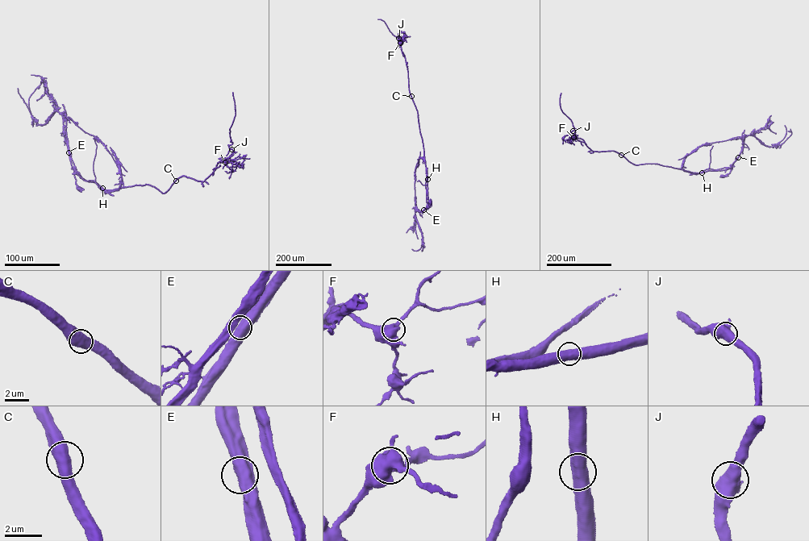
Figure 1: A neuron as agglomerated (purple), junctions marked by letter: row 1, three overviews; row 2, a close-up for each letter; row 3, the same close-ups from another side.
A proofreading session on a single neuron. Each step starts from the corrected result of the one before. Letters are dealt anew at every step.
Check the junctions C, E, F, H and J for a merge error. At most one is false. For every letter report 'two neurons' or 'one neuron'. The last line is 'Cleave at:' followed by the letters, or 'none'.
C: one neuron
E: one neuron
F: one neuron
H: one neuron
J: one neuron
Cleave at: none

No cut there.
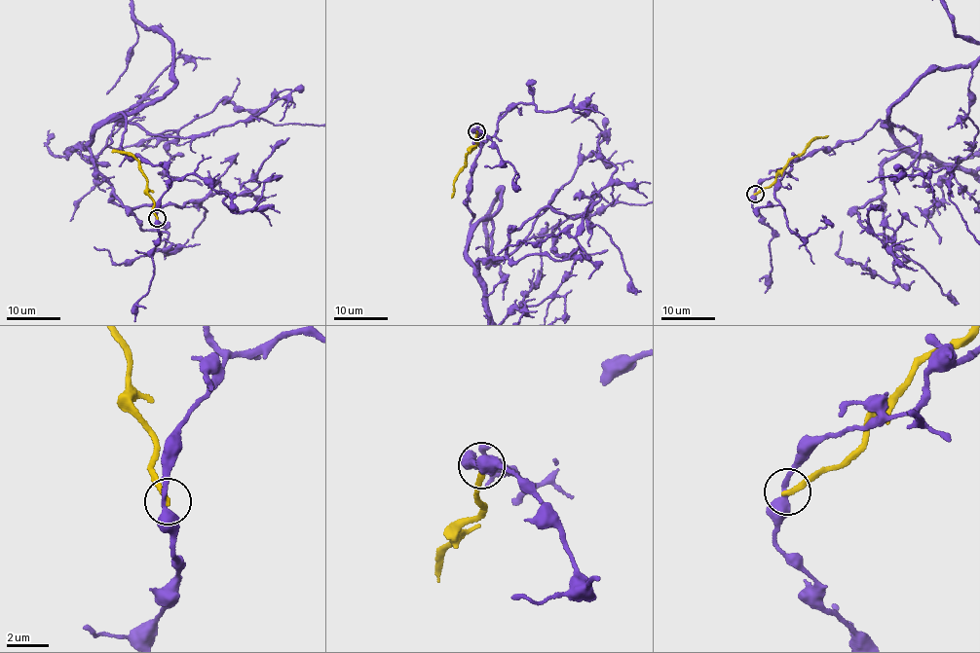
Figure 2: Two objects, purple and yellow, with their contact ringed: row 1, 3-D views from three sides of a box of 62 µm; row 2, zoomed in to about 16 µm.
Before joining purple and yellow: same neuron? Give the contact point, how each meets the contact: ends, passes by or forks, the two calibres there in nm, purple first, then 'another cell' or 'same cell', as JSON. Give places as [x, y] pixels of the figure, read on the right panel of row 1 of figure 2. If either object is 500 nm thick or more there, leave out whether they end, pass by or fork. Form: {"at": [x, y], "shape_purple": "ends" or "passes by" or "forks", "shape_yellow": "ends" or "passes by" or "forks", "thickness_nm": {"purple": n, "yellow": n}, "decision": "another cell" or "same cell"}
{"at": [755, 194], "shape_purple": "passes by", "shape_yellow": "ends", "thickness_nm": {"purple": 440, "yellow": 260}, "decision": "another cell"}

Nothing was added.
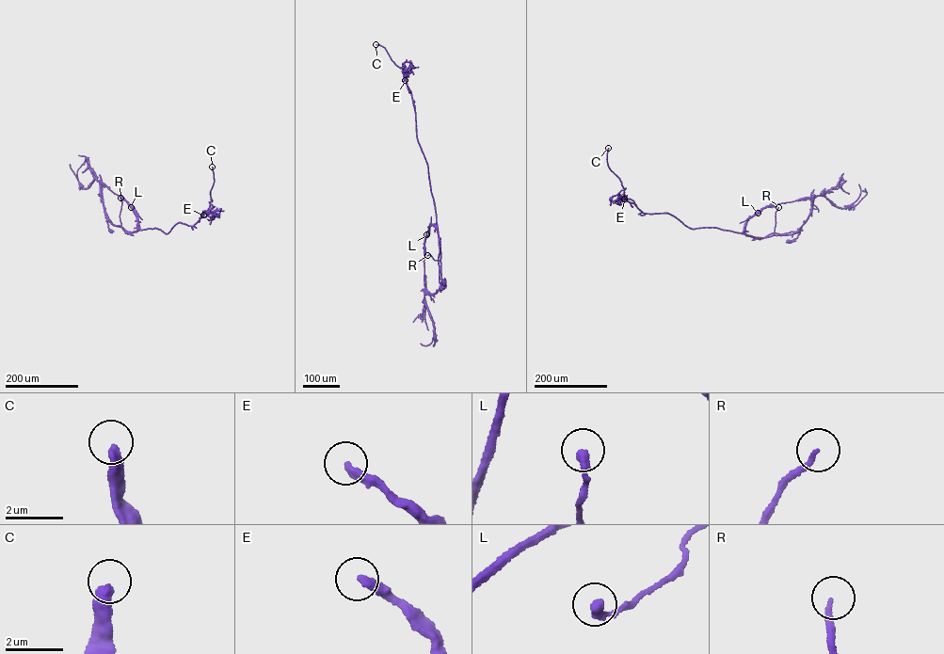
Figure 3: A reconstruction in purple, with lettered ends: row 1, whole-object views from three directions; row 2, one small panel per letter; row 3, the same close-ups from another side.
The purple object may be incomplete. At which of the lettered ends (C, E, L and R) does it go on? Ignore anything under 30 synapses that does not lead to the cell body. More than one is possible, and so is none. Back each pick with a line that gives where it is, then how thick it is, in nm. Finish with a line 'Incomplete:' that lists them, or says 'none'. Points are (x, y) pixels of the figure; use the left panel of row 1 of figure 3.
C: (212, 167) | 360 nm
Incomplete: C

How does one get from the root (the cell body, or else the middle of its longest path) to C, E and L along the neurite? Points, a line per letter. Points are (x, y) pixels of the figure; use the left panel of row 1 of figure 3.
C: (111, 231), (107, 218), (130, 231), (155, 228), (167, 233), (180, 222), (193, 226), (213, 208), (212, 167)
E: (111, 231), (107, 218), (128, 231), (155, 228), (167, 233), (180, 222), (193, 226), (203, 215)
L: (111, 231), (104, 205), (103, 183), (131, 207)

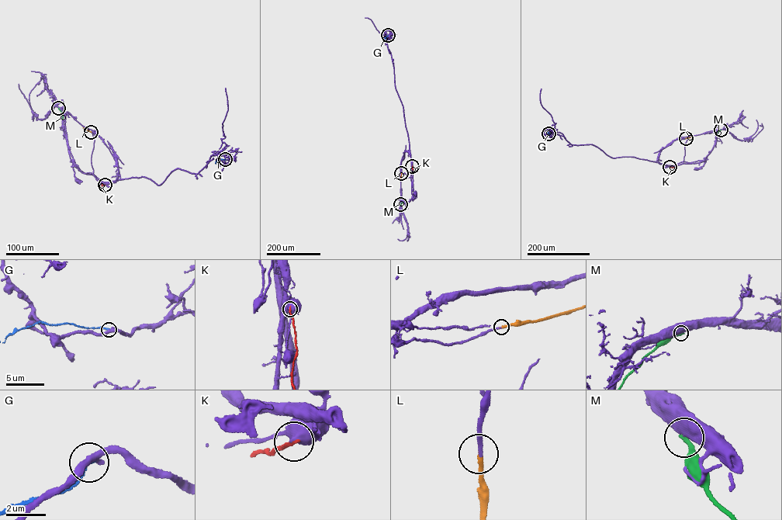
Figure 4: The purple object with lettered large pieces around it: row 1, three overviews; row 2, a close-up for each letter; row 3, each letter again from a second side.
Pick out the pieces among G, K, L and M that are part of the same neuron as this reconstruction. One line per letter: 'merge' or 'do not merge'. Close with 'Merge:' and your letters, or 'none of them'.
G: do not merge
K: do not merge
L: merge
M: do not merge
Merge: L

